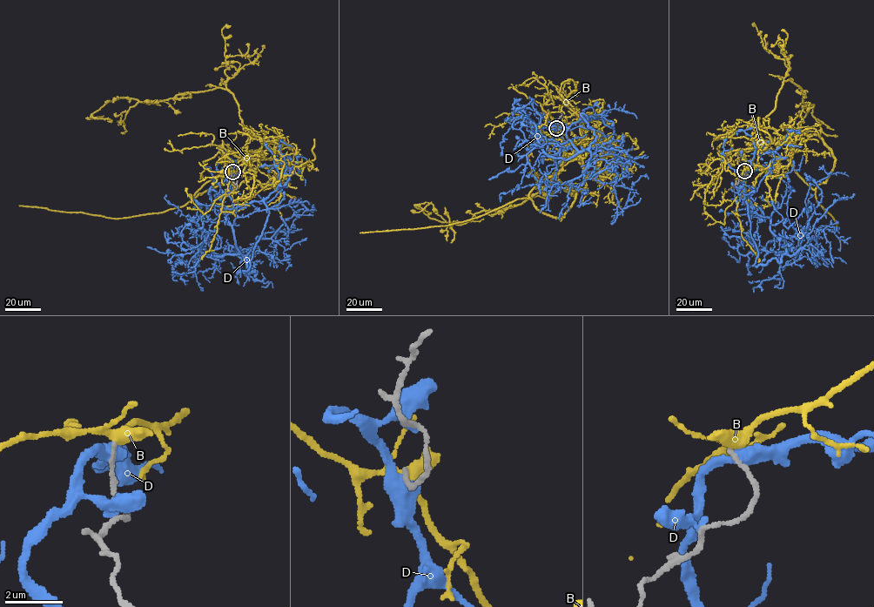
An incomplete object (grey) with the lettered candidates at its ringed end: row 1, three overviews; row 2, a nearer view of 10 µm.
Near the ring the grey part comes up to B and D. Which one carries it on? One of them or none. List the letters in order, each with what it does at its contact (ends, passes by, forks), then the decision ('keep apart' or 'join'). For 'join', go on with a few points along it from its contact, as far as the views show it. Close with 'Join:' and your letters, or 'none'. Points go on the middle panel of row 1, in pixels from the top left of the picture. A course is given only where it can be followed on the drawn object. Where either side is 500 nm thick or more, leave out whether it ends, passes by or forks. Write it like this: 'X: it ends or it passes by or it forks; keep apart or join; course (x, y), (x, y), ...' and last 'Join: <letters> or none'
B: it forks; keep apart
D: it passes by; keep apart
Join: none

